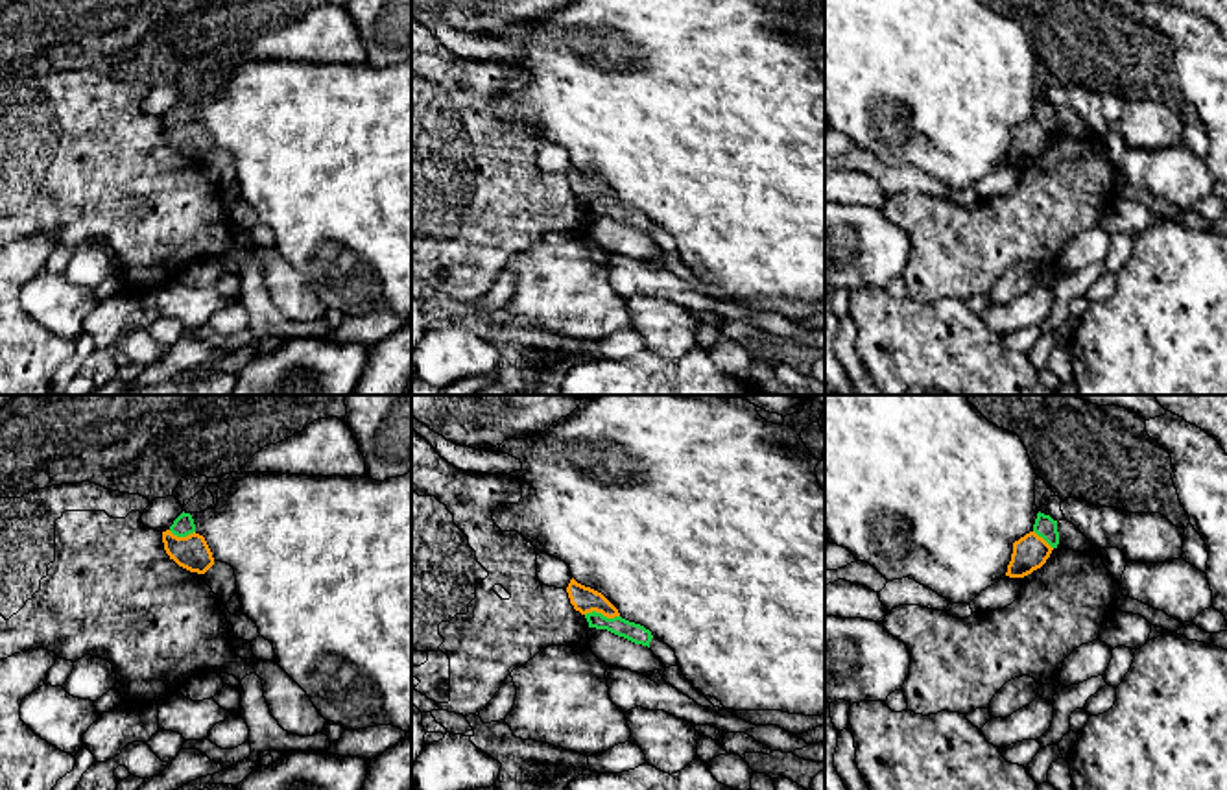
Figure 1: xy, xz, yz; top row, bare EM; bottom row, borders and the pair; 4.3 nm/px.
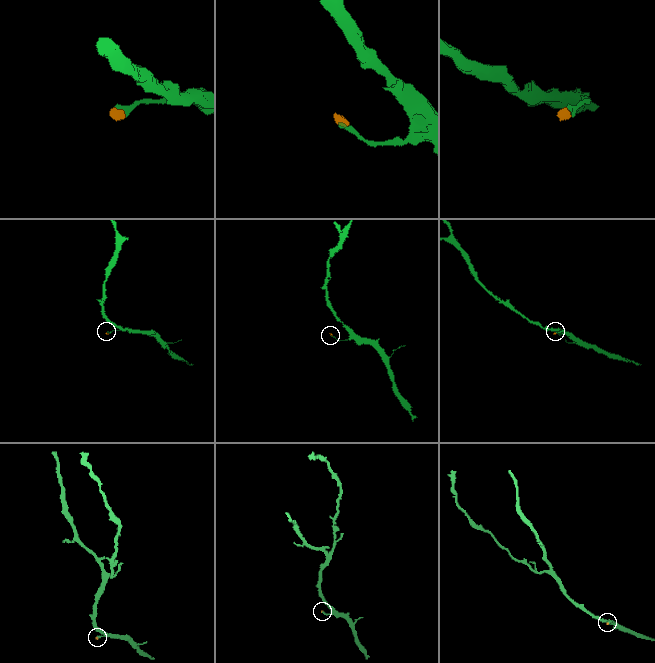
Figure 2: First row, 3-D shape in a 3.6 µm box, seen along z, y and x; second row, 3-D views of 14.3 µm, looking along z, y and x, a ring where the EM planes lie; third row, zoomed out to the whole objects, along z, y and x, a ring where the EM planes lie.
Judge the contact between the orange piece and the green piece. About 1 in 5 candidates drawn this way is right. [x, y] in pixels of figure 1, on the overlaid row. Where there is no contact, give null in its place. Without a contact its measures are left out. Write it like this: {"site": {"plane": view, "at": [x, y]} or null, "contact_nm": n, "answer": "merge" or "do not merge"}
{"site": {"plane": "xz", "at": [602, 613]}, "contact_nm": 150, "answer": "merge"}

